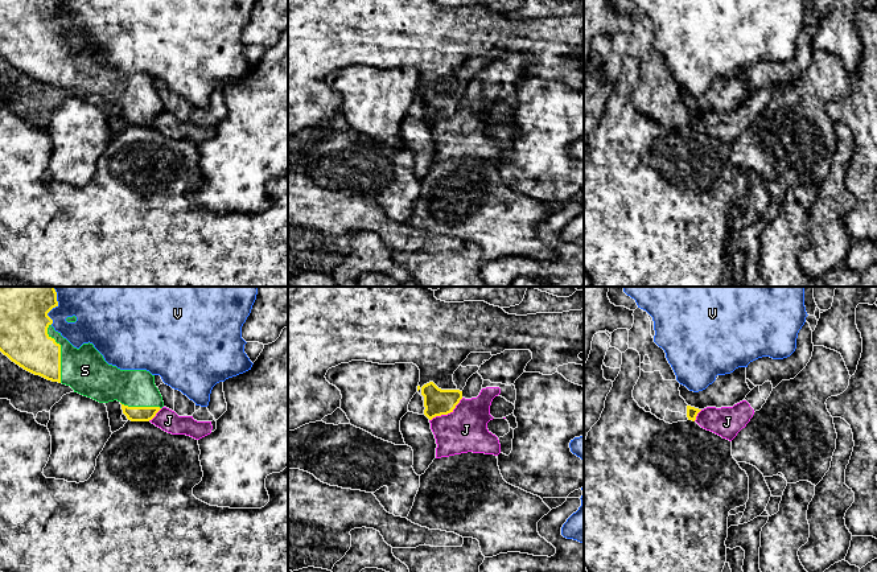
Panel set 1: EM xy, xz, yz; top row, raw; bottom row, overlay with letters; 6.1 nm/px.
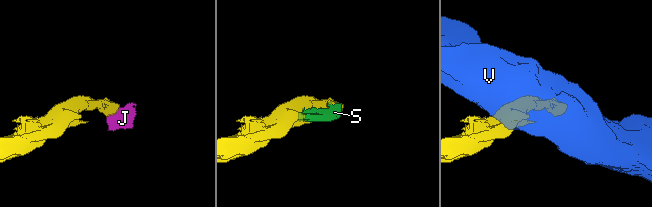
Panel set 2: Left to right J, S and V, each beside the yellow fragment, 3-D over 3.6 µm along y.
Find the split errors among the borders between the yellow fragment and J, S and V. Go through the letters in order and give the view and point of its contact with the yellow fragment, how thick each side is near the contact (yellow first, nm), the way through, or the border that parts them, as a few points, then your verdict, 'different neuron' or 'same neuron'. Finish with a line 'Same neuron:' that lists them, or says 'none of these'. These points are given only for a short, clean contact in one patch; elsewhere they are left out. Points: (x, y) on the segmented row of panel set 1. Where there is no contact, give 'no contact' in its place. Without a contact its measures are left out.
J: xz (447, 414) | 170/280 nm | along xz (462, 398), (449, 412), (436, 415), (429, 420) | different neuron
S: xy (60, 353) | 300/280 nm | same neuron
V: xy (56, 305) | 340/400 nm | different neuron
Same neuron: S

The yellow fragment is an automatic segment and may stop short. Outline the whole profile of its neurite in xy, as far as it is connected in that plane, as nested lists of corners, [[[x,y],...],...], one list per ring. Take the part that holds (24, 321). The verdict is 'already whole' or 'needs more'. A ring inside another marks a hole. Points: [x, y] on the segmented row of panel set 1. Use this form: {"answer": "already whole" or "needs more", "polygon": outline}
{"answer": "needs more", "polygon": [[[0,287],[0,351],[24,370],[48,380],[70,386],[74,392],[99,403],[118,400],[131,421],[149,421],[164,407],[147,370],[120,370],[108,365],[92,343],[74,347],[52,326],[48,313],[58,306],[54,287]]]}

